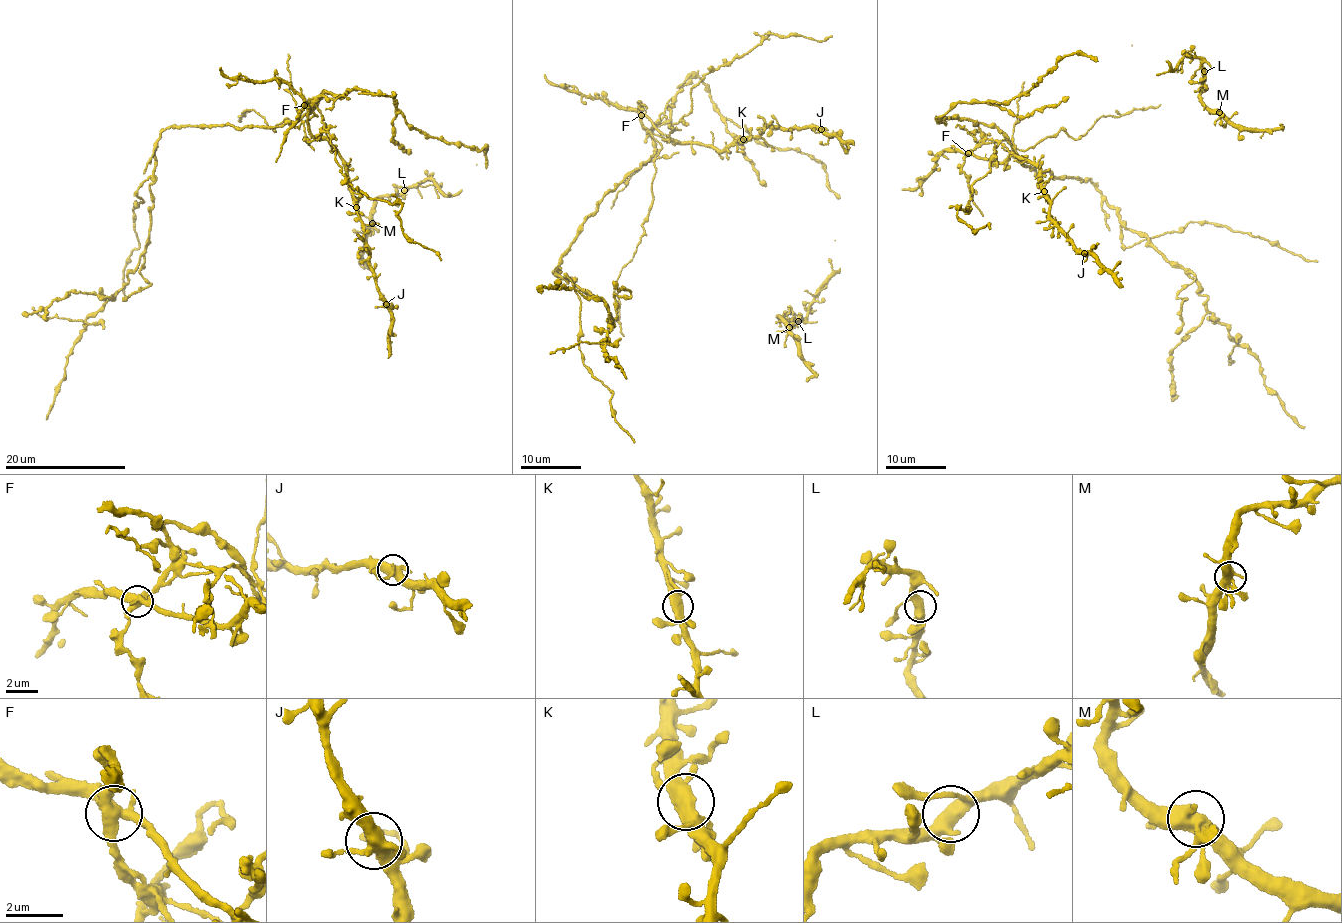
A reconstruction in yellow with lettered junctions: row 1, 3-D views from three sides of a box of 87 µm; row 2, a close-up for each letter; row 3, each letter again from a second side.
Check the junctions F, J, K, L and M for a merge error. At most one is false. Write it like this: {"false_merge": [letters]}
{"false_merge": ["F"]}

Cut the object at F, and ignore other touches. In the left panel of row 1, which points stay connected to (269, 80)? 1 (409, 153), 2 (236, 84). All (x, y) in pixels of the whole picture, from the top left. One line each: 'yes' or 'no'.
1: no
2: yes

